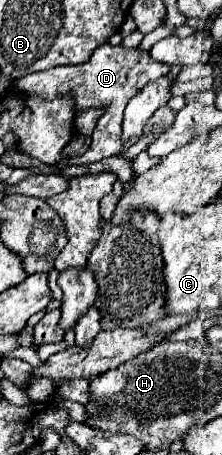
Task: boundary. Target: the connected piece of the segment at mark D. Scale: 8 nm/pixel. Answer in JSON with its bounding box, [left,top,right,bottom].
[16,44,168,164]

